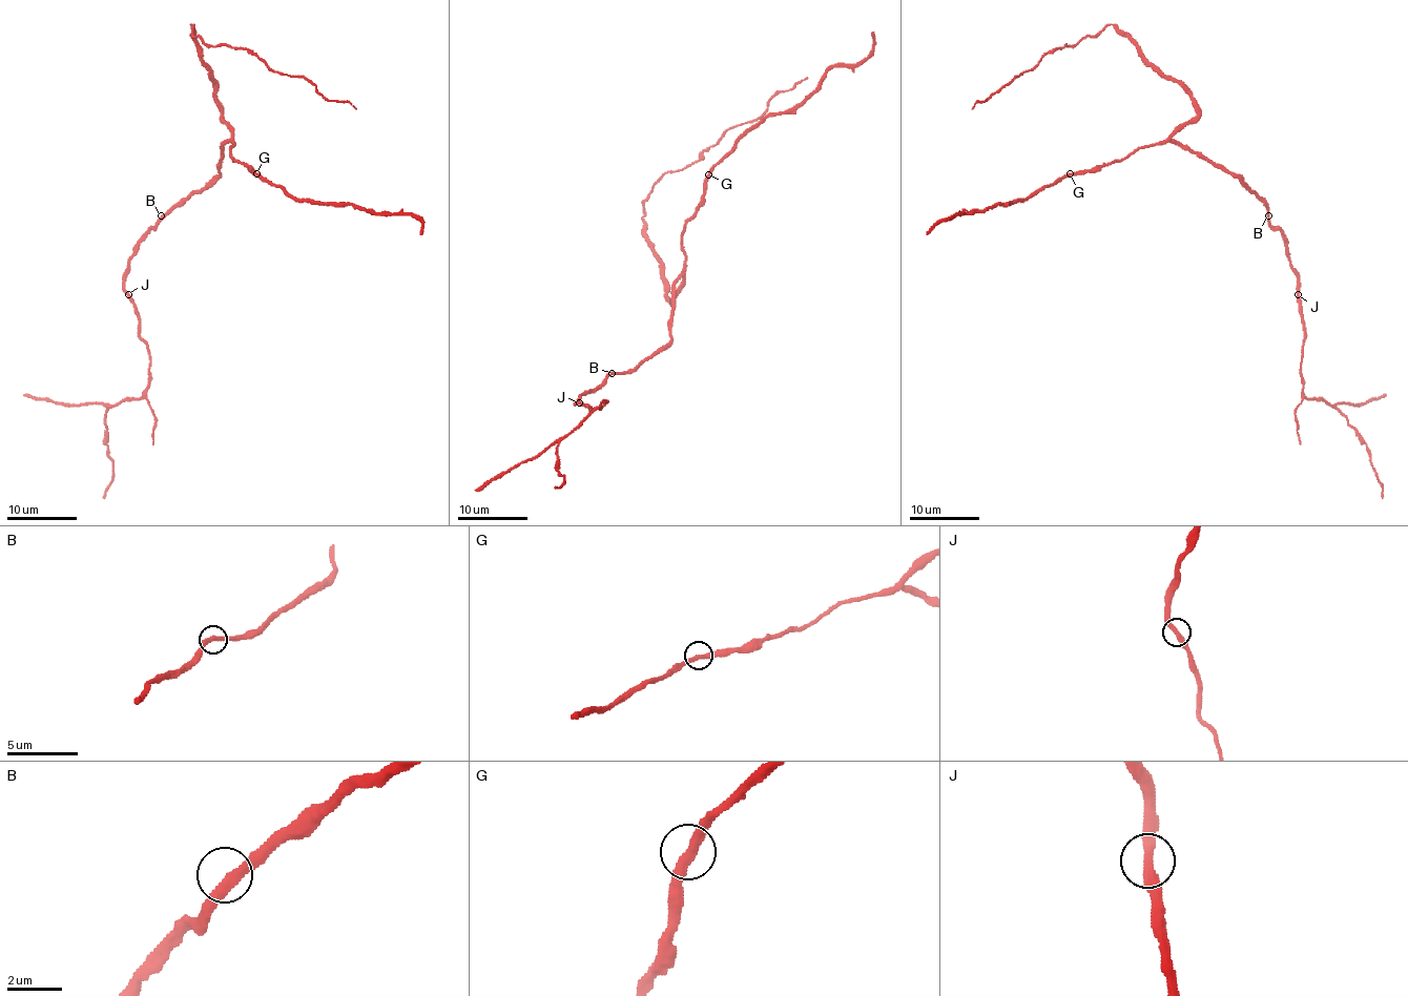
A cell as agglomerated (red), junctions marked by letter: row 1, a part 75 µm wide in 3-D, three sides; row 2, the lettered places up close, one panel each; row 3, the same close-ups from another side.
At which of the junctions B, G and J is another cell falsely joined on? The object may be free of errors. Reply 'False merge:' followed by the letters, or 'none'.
False merge: none

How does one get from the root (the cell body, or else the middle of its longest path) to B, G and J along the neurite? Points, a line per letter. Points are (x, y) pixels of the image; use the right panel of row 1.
B: (1210, 163), (1237, 175), (1266, 205), (1268, 215)
G: (1210, 163), (1197, 152), (1163, 142), (1134, 149), (1097, 170), (1070, 173)
J: (1210, 163), (1237, 175), (1266, 207), (1266, 219), (1281, 231), (1286, 243), (1286, 255), (1297, 276), (1298, 294)

